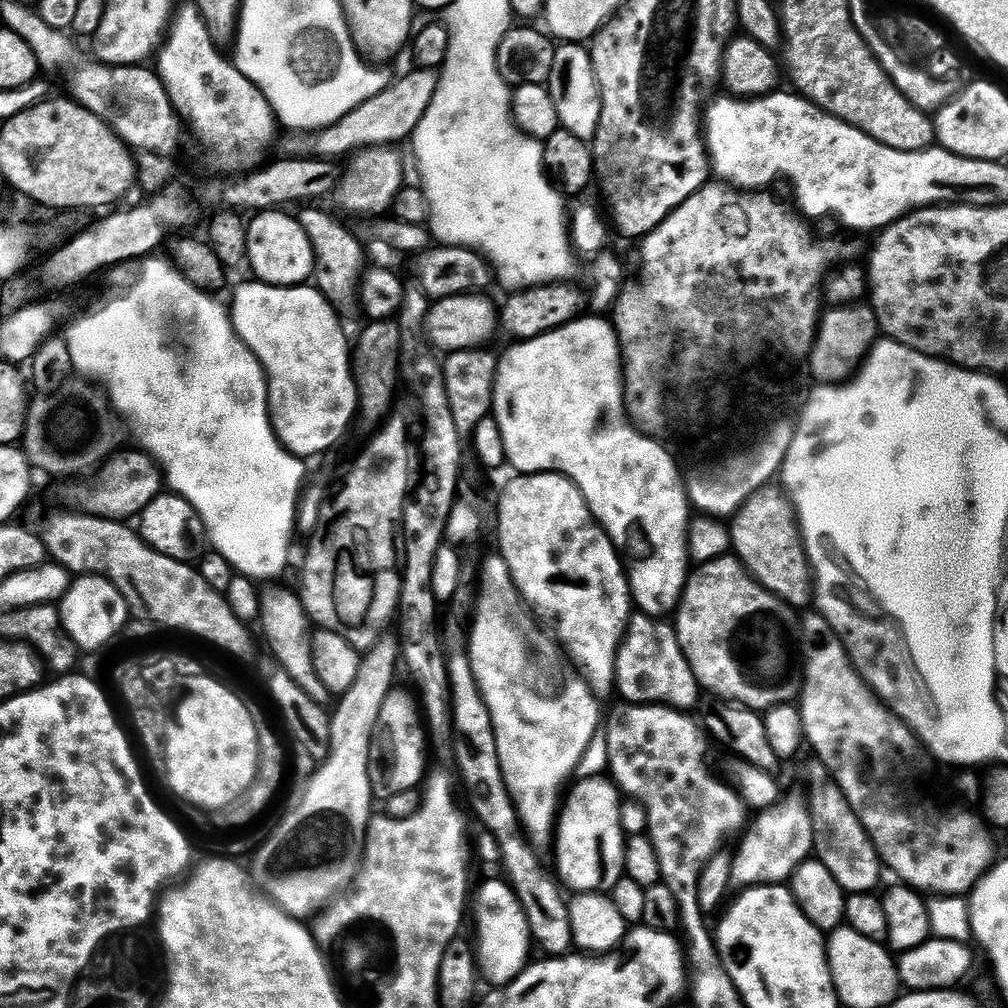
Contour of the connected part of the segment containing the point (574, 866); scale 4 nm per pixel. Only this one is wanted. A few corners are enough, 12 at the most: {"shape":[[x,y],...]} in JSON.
{"shape":[[571,785],[554,832],[565,889],[604,894],[625,875],[622,793]]}

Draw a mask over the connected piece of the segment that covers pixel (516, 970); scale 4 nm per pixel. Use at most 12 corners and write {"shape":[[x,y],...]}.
{"shape":[[511,884],[474,892],[478,972],[517,980],[533,947]]}

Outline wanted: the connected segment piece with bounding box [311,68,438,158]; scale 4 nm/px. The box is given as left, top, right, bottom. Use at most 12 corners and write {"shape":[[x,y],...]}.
{"shape":[[416,68],[311,137],[320,158],[407,141],[434,98]]}

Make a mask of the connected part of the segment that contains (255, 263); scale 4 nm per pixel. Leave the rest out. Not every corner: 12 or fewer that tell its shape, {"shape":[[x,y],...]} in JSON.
{"shape":[[284,210],[247,221],[248,261],[259,283],[313,279],[306,230]]}

